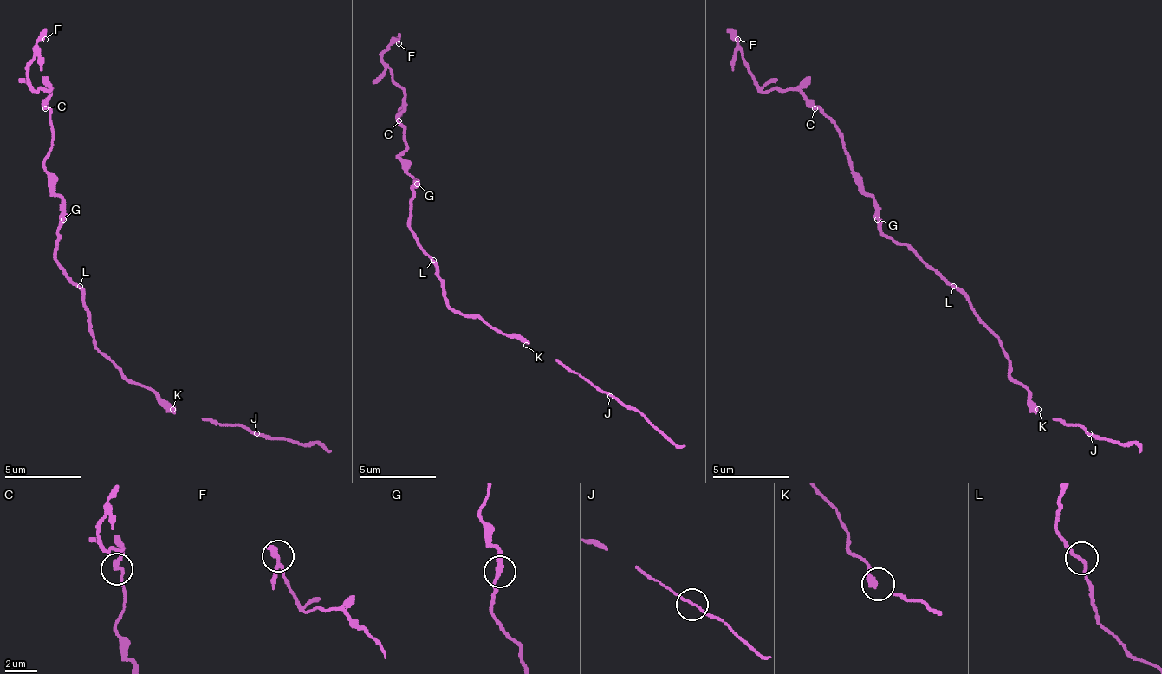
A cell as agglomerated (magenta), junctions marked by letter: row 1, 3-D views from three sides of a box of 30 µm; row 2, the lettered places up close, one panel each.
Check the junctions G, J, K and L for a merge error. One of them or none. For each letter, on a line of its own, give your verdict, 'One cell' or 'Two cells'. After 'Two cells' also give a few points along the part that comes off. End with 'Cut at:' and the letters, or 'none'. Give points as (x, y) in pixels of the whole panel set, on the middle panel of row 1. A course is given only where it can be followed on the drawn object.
G: Two cells. Course of the part to remove: (418, 183), (399, 159), (406, 148), (403, 86), (383, 63), (387, 48), (399, 32)
J: One cell
K: One cell
L: One cell
Cut at: G

